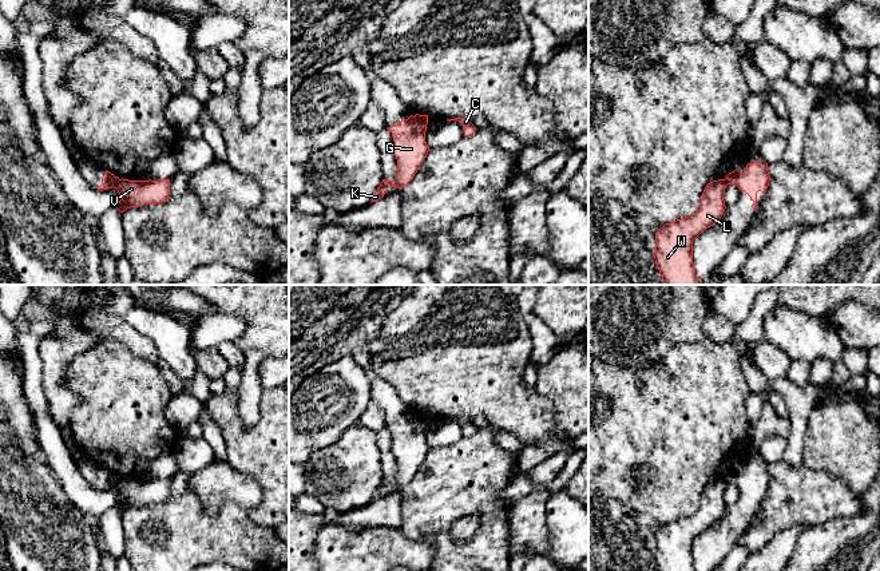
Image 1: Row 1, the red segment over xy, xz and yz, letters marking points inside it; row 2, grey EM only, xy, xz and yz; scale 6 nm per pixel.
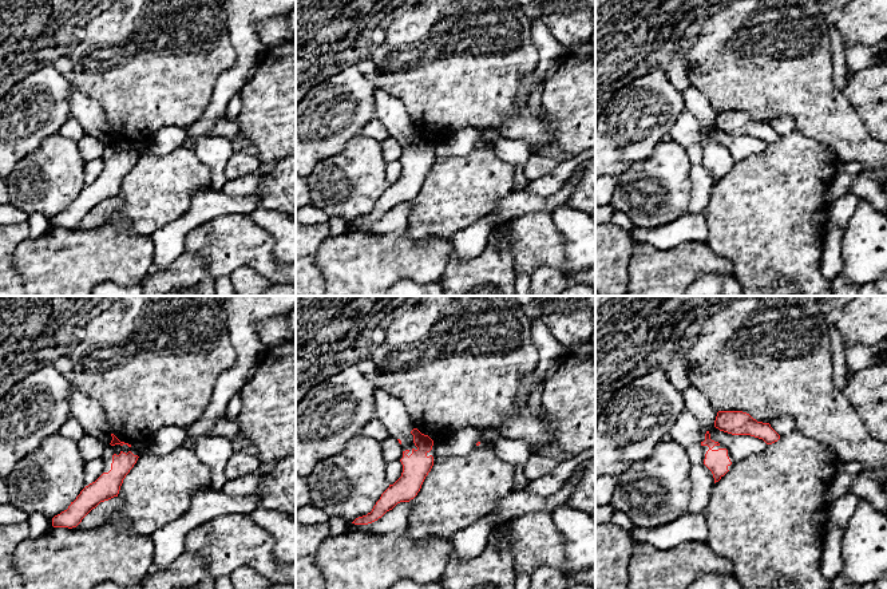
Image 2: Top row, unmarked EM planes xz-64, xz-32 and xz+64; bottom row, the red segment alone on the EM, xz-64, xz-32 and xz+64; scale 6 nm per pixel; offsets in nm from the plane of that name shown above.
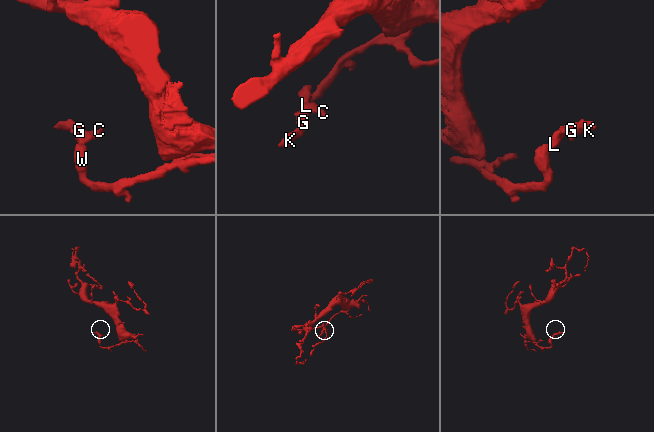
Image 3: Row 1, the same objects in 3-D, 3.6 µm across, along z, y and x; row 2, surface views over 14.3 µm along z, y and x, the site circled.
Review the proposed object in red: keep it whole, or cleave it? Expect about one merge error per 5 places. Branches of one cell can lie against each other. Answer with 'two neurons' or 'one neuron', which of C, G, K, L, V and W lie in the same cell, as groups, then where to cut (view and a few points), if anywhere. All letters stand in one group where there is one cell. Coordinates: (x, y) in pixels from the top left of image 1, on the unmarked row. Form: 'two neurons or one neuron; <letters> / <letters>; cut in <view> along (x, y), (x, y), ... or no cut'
two neurons; C L V W / G K; cut in xy along (119, 479), (113, 486)

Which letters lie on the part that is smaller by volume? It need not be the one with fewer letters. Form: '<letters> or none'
G, K

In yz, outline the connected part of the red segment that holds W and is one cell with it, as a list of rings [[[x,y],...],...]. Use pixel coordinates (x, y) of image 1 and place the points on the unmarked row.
[[[725,479],[707,483],[695,513],[665,523],[655,532],[657,546],[653,555],[659,571],[695,571],[693,540],[721,519],[726,508],[726,485]]]

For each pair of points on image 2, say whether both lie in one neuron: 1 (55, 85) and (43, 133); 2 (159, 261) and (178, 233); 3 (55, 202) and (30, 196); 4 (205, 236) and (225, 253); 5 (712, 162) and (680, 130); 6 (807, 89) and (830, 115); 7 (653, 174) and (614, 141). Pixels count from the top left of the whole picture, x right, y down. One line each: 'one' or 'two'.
1: one
2: one
3: one
4: one
5: two
6: one
7: two

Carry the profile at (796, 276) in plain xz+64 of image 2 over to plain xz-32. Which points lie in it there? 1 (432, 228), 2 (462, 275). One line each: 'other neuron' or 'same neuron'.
1: same neuron
2: same neuron

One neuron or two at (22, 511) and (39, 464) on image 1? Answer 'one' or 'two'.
one

